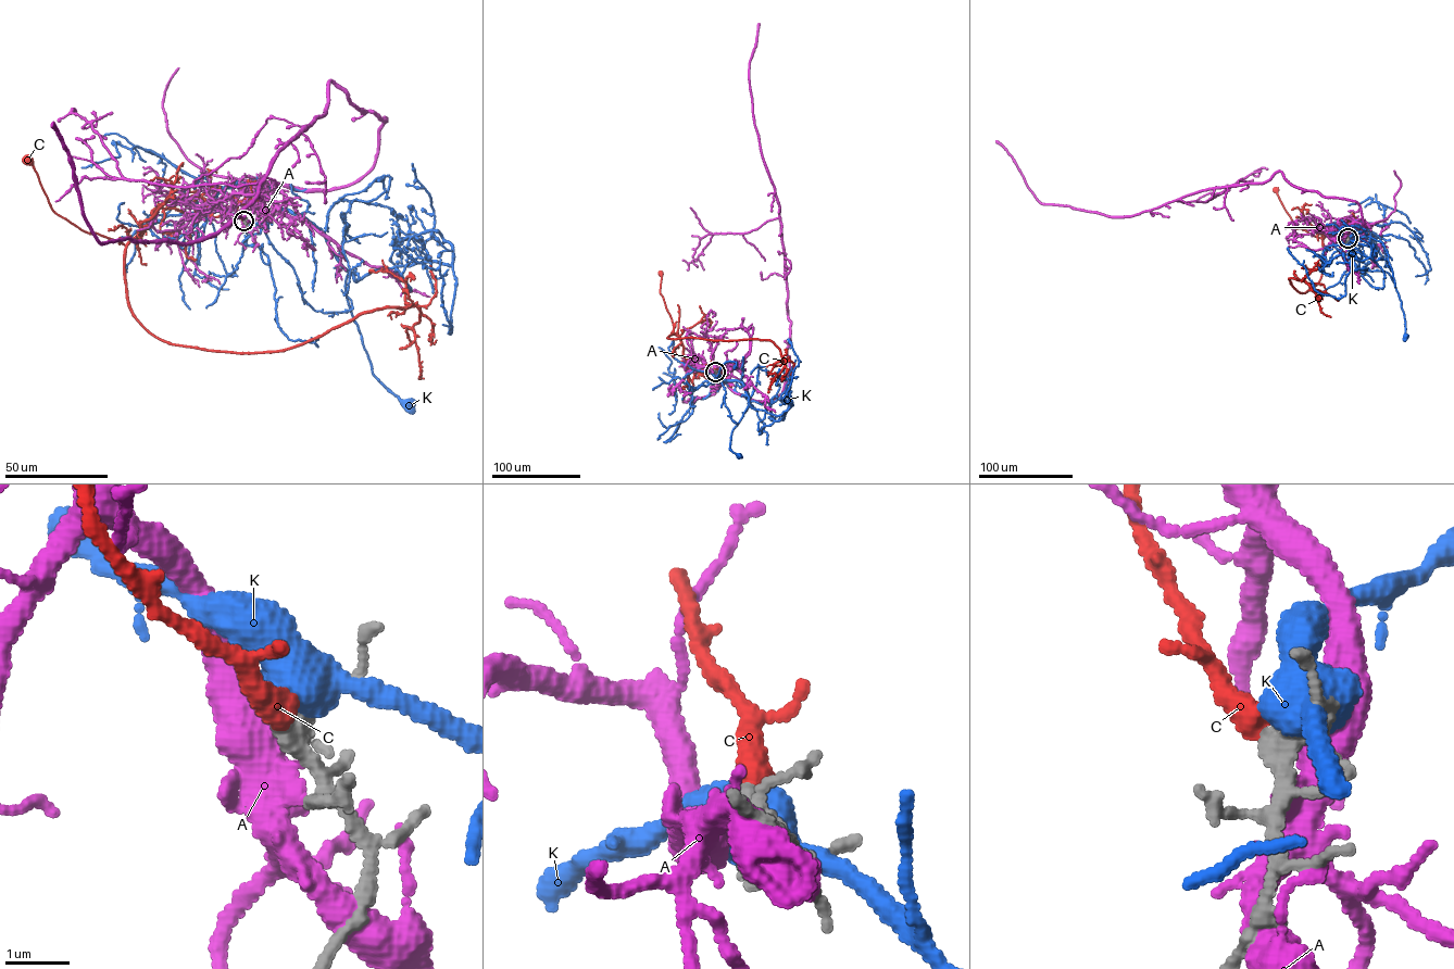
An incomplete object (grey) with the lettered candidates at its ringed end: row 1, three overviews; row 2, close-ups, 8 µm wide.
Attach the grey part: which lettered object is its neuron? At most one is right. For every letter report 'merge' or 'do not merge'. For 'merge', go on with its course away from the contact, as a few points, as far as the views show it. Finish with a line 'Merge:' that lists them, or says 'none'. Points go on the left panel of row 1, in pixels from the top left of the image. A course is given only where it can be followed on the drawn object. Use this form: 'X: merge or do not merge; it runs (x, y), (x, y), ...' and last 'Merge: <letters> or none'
A: do not merge
C: merge; it runs (243, 222), (237, 206), (171, 200), (125, 244), (57, 213), (27, 159)
K: do not merge
Merge: C

